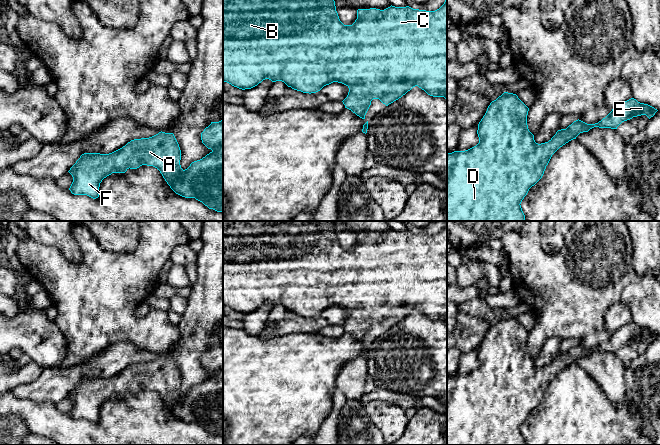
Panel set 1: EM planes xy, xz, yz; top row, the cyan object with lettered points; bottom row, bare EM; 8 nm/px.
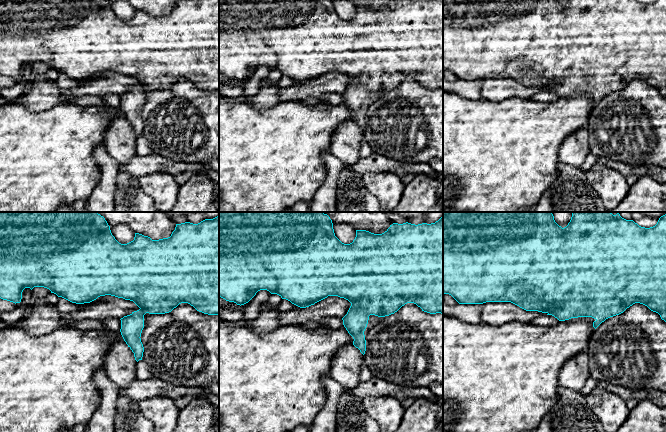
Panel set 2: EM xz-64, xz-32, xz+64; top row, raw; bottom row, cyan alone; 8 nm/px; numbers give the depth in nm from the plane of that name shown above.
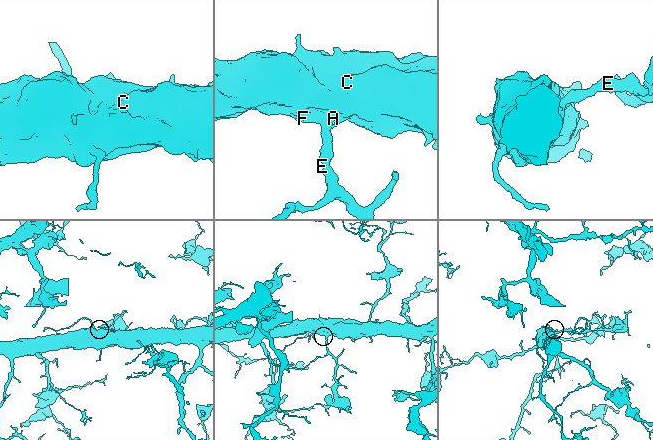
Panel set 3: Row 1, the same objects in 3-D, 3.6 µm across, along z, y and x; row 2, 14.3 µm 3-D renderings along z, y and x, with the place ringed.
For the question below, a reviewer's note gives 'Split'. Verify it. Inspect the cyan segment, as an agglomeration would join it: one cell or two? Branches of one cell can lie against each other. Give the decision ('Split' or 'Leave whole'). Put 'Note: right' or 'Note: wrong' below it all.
Leave whole
Note: wrong

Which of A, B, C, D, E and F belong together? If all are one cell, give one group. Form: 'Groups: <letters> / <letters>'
Groups: A B C D E F

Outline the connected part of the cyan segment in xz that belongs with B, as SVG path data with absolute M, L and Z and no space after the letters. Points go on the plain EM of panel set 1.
M223 221L223 305L245 314L257 310L265 303L282 305L294 314L309 318L316 317L333 306L342 307L349 312L347 321L342 325L345 332L362 343L365 343L373 323L379 323L388 330L415 310L430 320L447 323L447 221L444 228L435 235L392 229L384 234L358 233L357 243L352 249L344 249L340 245L335 225L331 221Z

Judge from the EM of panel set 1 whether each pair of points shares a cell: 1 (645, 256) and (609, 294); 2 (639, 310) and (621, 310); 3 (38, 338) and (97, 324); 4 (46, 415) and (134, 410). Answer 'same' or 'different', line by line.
1: different
2: different
3: different
4: same

